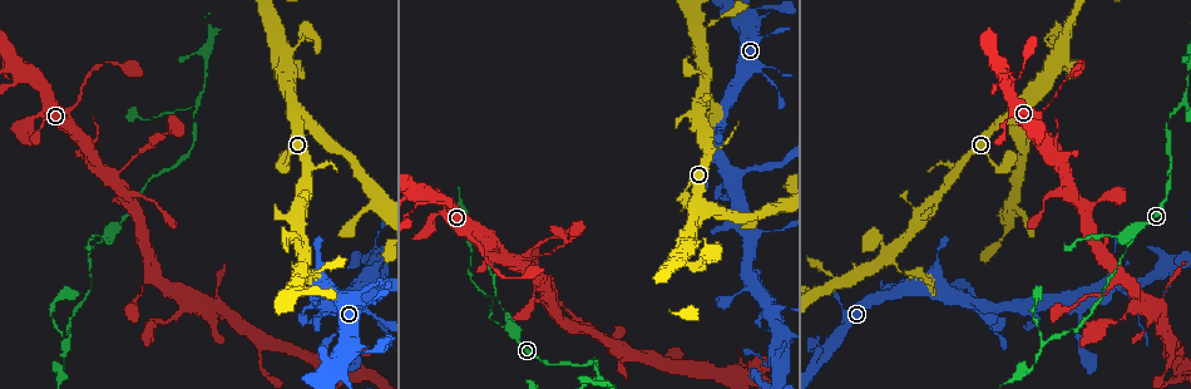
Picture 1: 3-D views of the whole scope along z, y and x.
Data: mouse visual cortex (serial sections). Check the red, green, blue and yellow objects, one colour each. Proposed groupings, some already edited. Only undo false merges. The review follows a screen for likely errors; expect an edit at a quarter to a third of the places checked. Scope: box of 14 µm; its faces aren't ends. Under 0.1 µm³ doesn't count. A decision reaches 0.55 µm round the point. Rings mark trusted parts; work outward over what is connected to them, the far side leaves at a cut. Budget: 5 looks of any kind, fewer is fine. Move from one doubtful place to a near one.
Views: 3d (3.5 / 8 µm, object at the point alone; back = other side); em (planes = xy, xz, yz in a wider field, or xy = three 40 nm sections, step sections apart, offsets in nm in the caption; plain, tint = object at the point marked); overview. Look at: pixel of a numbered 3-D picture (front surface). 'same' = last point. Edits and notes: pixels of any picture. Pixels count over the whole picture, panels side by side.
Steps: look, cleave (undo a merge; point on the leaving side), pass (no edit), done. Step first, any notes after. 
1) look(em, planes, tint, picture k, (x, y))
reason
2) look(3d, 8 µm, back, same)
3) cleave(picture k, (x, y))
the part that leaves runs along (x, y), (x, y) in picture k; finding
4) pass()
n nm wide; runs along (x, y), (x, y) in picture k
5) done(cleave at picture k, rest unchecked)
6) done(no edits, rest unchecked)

look(3d, 3.5 µm, picture 1, (91, 254))
narrows sharply

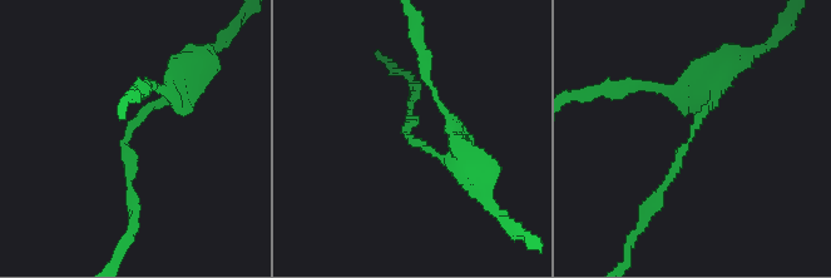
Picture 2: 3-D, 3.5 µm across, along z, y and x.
look(em, xy, step 2, tint, picture 2, (131, 139))
arms of 150, 200 nm; need the tissue

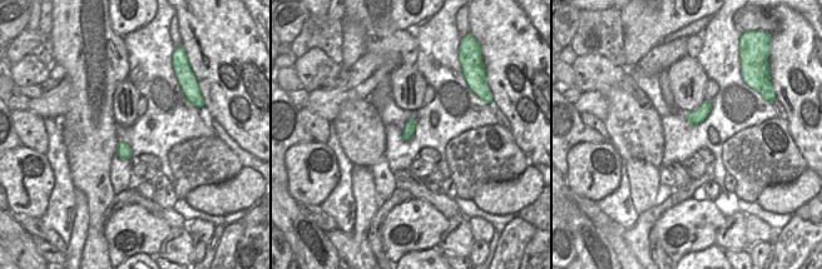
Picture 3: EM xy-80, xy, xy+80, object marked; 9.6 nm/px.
pass()
110 nm wide; runs along (715, 77), (715, 100), (649, 208) in picture 2; one cell here

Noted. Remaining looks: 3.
look(3d, 3.5 µm, picture 1, (1182, 104))
a narrow waist

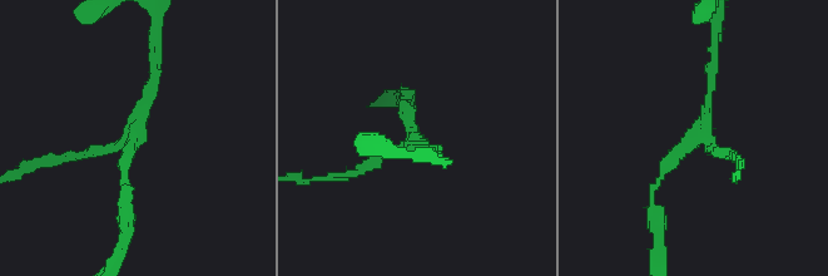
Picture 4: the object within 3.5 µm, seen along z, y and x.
look(em, planes, tint, picture 4, (696, 137))

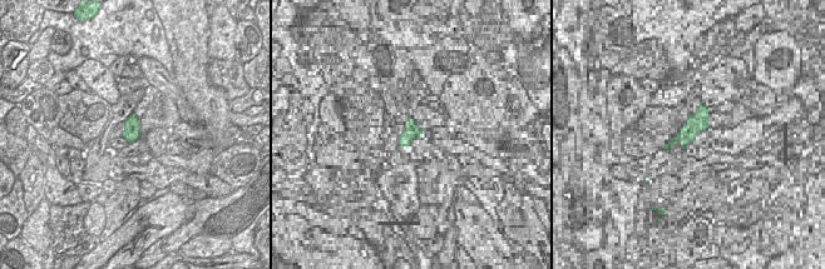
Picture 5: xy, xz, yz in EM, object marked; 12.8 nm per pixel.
pass()
220 nm wide; runs along (654, 202), (663, 168), (705, 126), (714, 64) in picture 4; continuous, no second cell

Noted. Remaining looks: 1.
done(no edits, rest unchecked)

